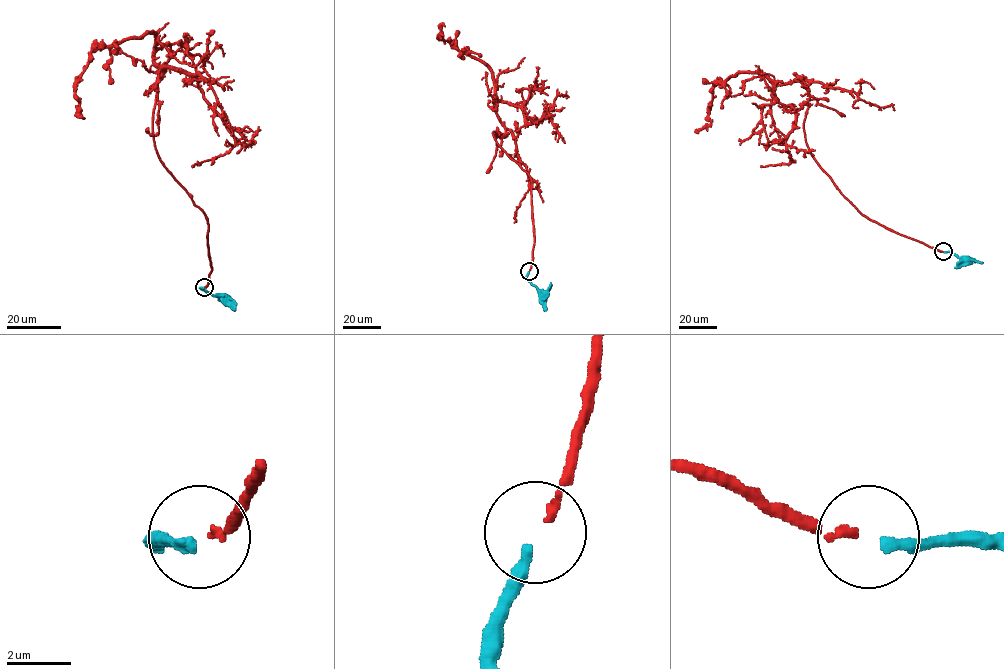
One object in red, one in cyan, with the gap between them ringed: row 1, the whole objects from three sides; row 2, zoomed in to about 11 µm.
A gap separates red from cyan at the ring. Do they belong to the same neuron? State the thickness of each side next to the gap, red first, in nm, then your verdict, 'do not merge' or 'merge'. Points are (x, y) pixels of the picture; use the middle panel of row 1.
240 nm thick on the red side, 340 nm on the other; merge

